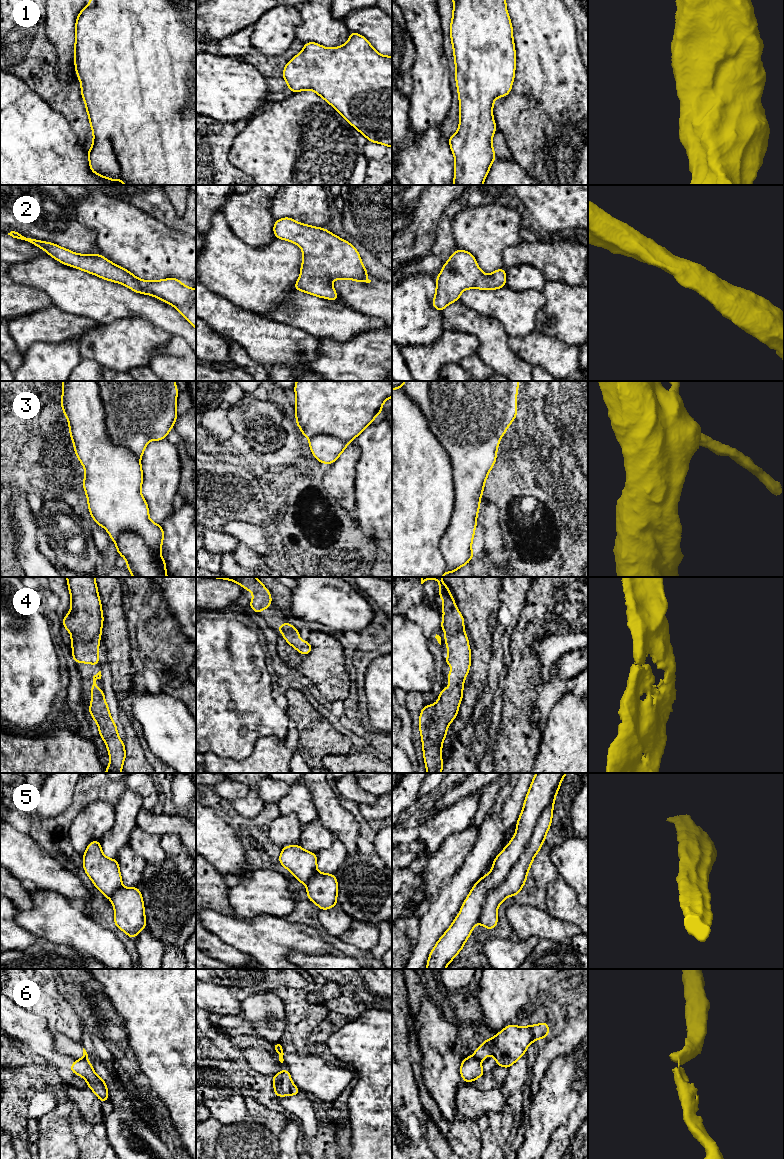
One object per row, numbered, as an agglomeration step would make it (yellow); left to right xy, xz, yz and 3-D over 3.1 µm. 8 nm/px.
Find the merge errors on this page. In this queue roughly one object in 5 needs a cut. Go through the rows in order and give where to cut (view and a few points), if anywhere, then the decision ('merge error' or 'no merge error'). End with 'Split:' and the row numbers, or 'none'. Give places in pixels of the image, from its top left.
1: no cut; no merge error
2: no cut; no merge error
3: no cut; no merge error
4: no cut; no merge error
5: cut in yz along (563, 773), (520, 857), (506, 878), (488, 892), (478, 921); merge error
6: cut in yz along (473, 1055), (480, 1061); merge error
Split: 5, 6

